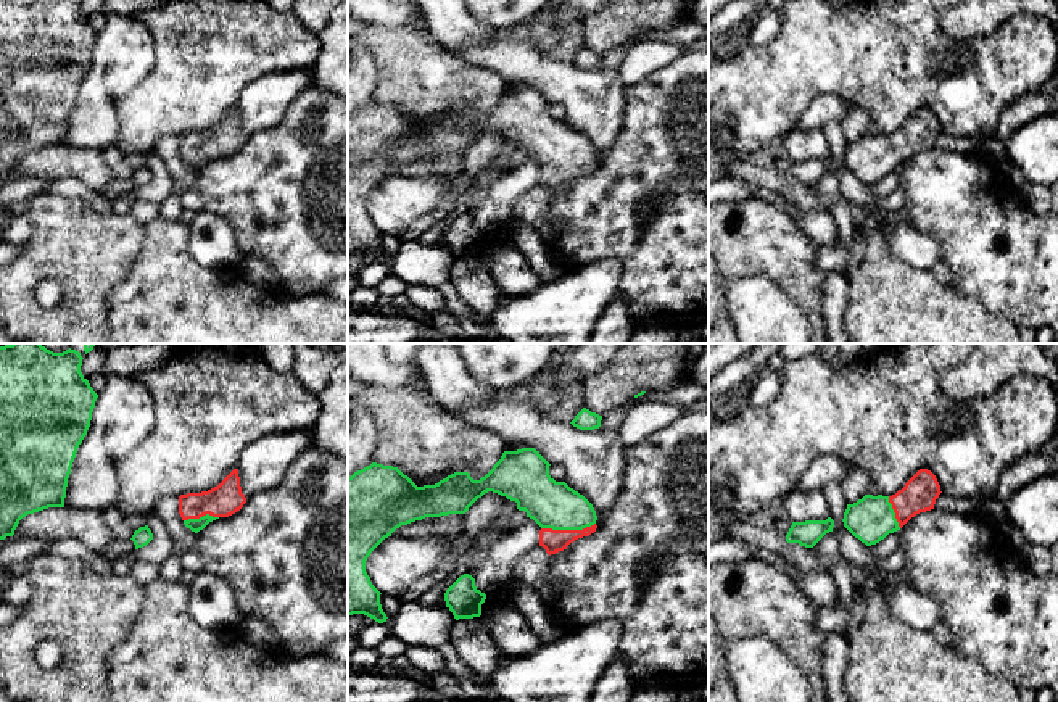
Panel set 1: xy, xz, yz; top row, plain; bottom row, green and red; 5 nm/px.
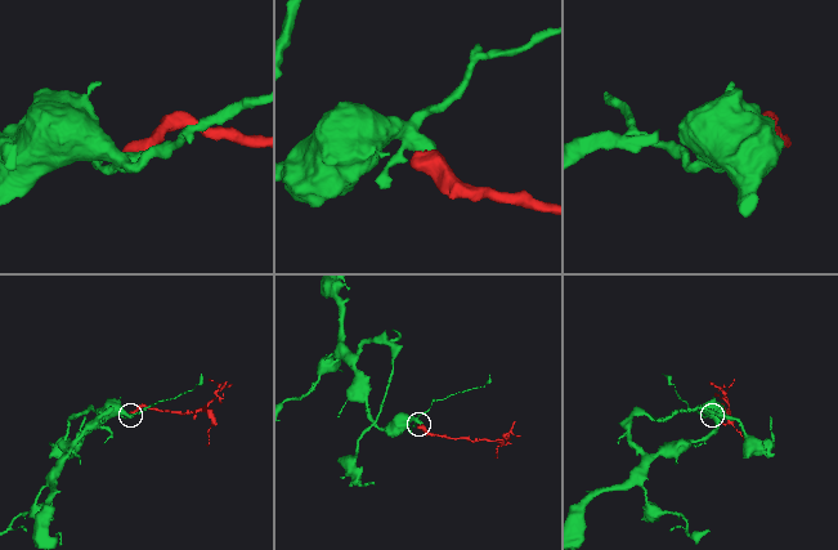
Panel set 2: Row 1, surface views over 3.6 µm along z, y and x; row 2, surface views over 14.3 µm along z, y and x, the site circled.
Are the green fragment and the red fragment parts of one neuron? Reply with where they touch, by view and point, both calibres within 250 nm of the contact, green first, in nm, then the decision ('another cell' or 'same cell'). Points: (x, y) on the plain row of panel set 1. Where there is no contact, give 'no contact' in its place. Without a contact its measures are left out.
xz (567, 168) | 240/110 nm | same cell

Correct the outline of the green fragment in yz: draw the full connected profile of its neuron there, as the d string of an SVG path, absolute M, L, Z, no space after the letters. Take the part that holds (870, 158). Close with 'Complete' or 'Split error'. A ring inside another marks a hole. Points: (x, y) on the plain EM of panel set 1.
M920 108L892 135L865 134L857 142L847 143L842 161L855 177L871 185L900 169L916 153L934 148L940 132L936 114Z. Split error

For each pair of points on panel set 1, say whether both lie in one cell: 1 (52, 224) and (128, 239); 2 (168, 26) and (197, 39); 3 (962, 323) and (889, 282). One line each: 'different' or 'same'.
1: same
2: same
3: same

